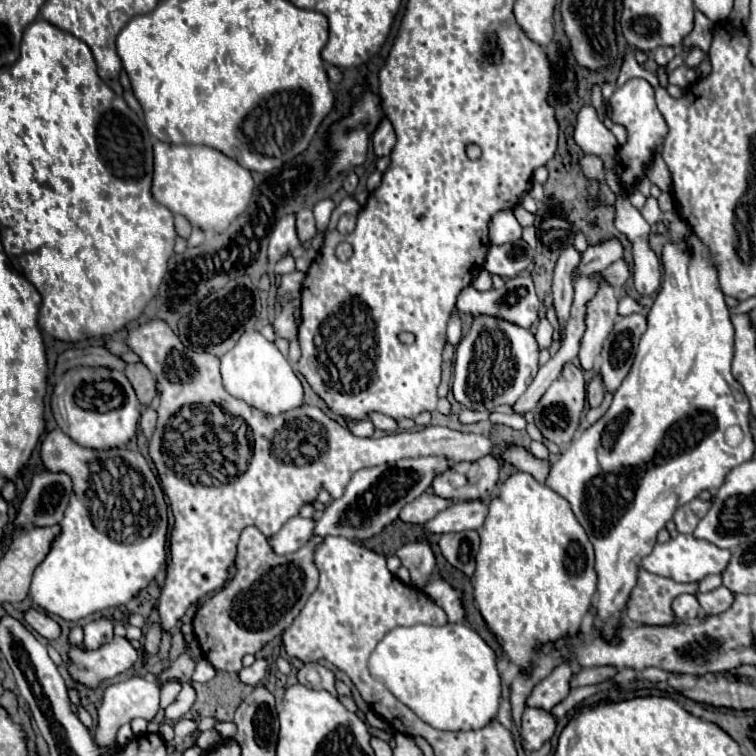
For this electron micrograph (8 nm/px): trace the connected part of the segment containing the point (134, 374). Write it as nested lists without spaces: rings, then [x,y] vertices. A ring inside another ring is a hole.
[[[137,362],[137,364],[127,364],[125,366],[125,376],[129,378],[129,382],[133,384],[135,392],[137,392],[137,398],[143,406],[149,406],[151,400],[155,398],[157,394],[157,388],[155,388],[155,376],[147,370],[145,364]]]

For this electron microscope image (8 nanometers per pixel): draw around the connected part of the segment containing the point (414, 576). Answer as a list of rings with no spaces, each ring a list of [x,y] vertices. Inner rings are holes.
[[[427,542],[405,544],[403,548],[399,548],[399,558],[401,558],[401,564],[409,570],[411,582],[417,588],[423,588],[423,584],[427,584],[427,576],[431,576],[437,564],[435,554]]]

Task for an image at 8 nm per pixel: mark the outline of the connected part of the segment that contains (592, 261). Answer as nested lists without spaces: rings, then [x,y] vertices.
[[[615,238],[605,240],[597,246],[589,246],[581,254],[581,260],[577,264],[577,272],[579,272],[579,276],[591,276],[593,272],[601,272],[603,268],[607,268],[609,264],[613,264],[621,256],[623,256],[623,246]]]

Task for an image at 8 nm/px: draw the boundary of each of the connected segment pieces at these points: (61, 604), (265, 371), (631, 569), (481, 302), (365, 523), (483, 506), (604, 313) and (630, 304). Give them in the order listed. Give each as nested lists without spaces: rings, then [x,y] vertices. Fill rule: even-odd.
[[[59,428],[45,434],[39,458],[47,472],[63,472],[73,482],[73,494],[69,506],[59,522],[61,532],[51,542],[49,554],[35,568],[29,594],[33,602],[49,612],[57,614],[63,620],[79,622],[93,614],[99,614],[107,608],[125,606],[133,600],[143,588],[147,588],[155,574],[161,570],[167,558],[165,540],[167,540],[167,506],[163,490],[151,472],[147,460],[141,452],[111,448],[111,450],[91,450],[75,444]]]
[[[257,330],[243,332],[239,342],[227,354],[223,354],[219,362],[225,390],[231,396],[247,402],[249,406],[277,416],[279,412],[287,412],[303,404],[303,386],[289,360],[277,350],[273,342],[263,338]]]
[[[693,234],[681,244],[665,244],[661,258],[665,266],[663,288],[649,308],[649,326],[641,336],[629,374],[615,392],[603,418],[573,440],[551,466],[545,482],[571,504],[575,518],[585,528],[595,548],[595,570],[599,576],[595,606],[603,620],[603,636],[607,636],[609,642],[617,642],[613,632],[621,620],[615,612],[623,610],[627,592],[635,588],[639,562],[653,550],[657,532],[673,518],[679,506],[691,502],[703,490],[717,490],[727,472],[751,460],[755,452],[749,428],[749,400],[731,374],[733,324],[709,252]],[[731,426],[739,426],[743,432],[737,446],[729,446],[725,440],[725,432]]]
[[[519,274],[515,278],[509,278],[505,280],[505,286],[495,290],[487,290],[487,292],[479,292],[473,288],[473,284],[465,286],[461,290],[461,294],[457,296],[457,308],[465,314],[471,314],[471,316],[495,316],[495,318],[501,318],[501,320],[507,320],[511,324],[517,324],[525,330],[531,328],[533,322],[537,322],[537,308],[539,308],[539,298],[535,294],[535,288],[533,288],[533,280],[529,274]]]
[[[419,456],[403,458],[395,464],[383,464],[379,468],[359,470],[345,488],[343,498],[333,500],[319,522],[313,528],[313,536],[345,536],[349,540],[365,540],[379,534],[387,524],[391,524],[399,510],[419,498],[433,480],[449,468],[447,456]]]
[[[473,500],[473,502],[455,502],[427,524],[423,530],[427,536],[433,534],[449,534],[449,532],[463,532],[463,530],[479,530],[487,516],[489,502]]]
[[[601,282],[595,300],[591,300],[587,304],[587,318],[585,318],[587,330],[583,334],[581,352],[579,352],[579,362],[581,362],[583,370],[593,368],[595,358],[599,356],[603,342],[613,328],[615,318],[617,318],[615,290],[607,282]]]
[[[623,297],[618,306],[618,312],[620,315],[626,316],[632,313],[638,313],[642,311],[643,306],[630,297]]]

